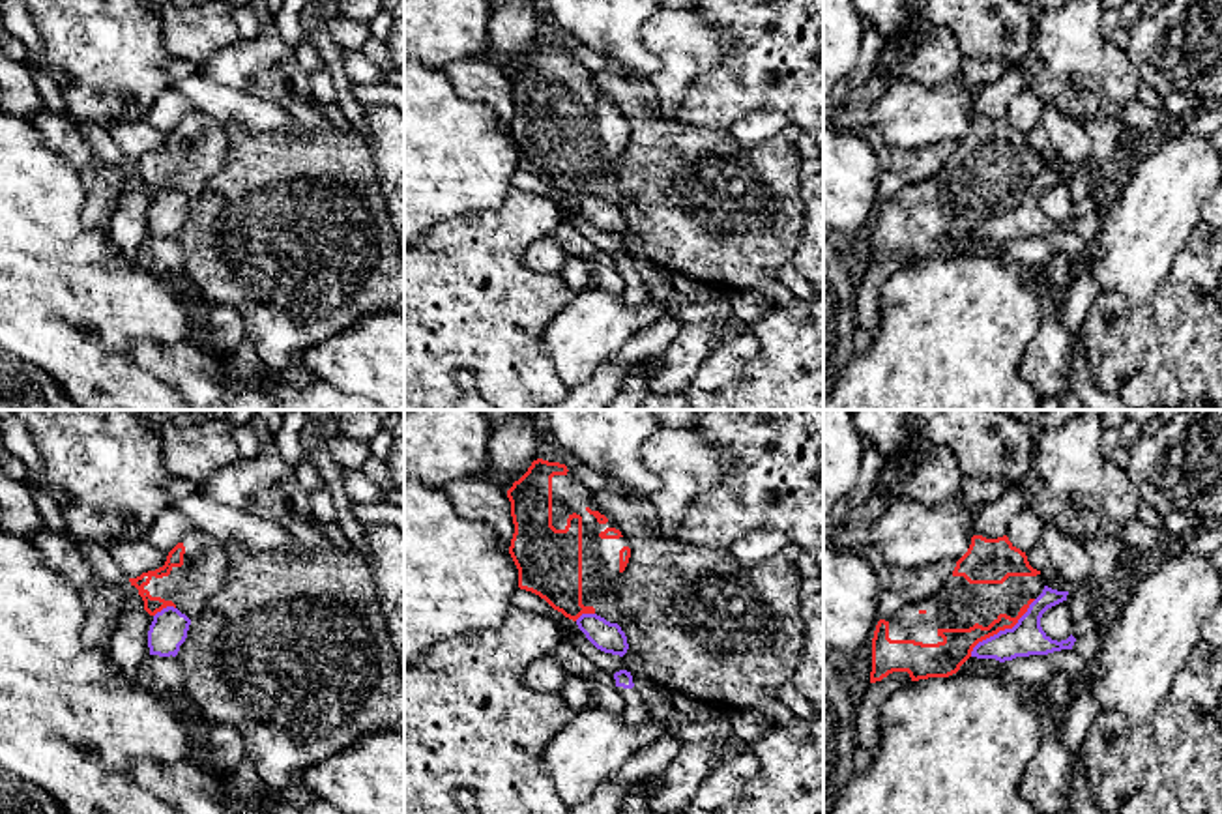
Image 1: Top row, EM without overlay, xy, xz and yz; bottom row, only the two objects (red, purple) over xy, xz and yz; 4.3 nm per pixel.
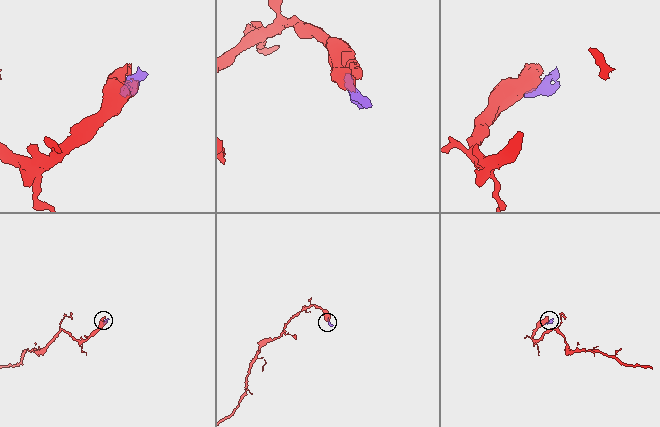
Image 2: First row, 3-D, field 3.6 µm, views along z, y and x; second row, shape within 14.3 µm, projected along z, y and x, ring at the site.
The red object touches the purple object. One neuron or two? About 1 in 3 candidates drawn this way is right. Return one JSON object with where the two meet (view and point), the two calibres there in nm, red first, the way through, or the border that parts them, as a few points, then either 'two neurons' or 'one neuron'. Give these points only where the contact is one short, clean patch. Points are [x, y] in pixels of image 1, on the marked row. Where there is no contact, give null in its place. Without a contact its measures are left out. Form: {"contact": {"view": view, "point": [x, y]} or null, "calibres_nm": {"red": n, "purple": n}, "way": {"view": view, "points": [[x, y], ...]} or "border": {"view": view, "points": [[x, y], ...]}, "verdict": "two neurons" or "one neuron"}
{"contact": {"view": "yz", "point": [1002, 629]}, "calibres_nm": {"red": 140, "purple": 150}, "border": {"view": "yz", "points": [[1035, 599], [1011, 627], [983, 639], [970, 655]]}, "verdict": "two neurons"}

